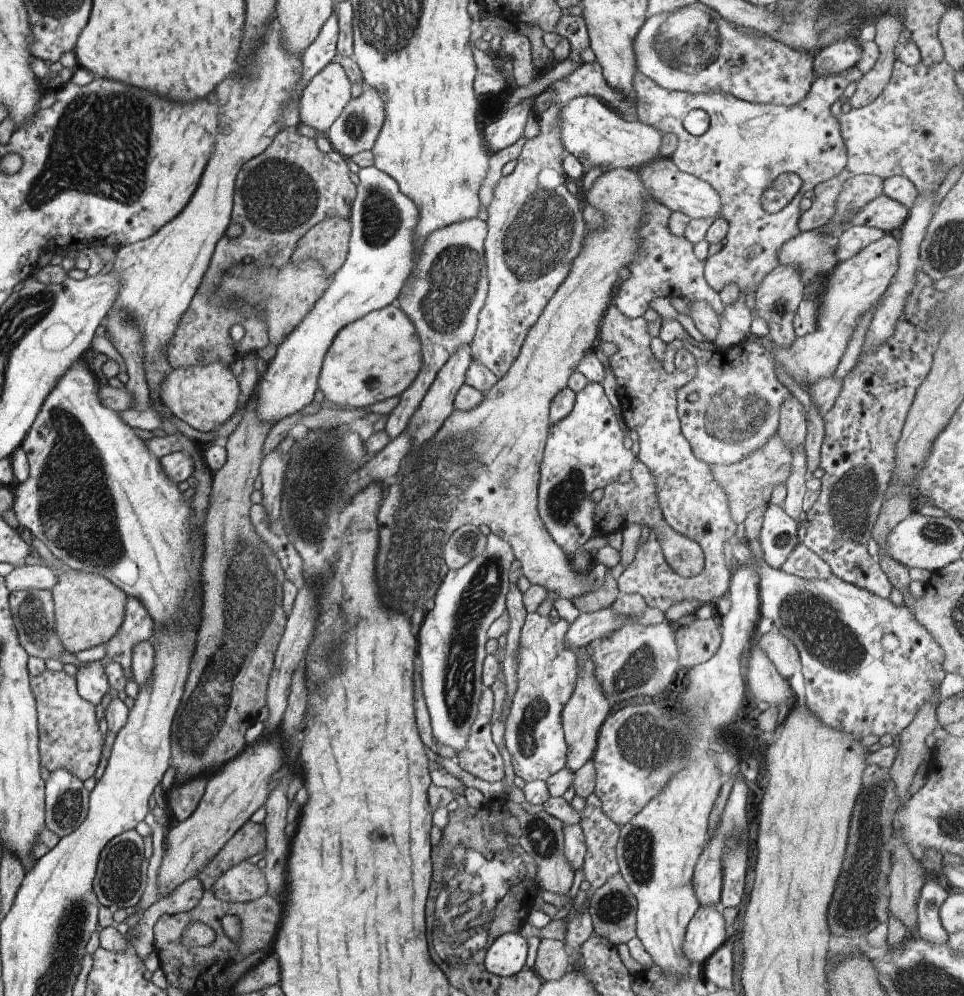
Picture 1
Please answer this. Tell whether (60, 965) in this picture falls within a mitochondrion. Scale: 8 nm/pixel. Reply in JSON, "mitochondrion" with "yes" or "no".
{"mitochondrion":"yes"}

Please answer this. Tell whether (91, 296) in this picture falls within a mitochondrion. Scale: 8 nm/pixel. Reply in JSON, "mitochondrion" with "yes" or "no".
{"mitochondrion":"no"}

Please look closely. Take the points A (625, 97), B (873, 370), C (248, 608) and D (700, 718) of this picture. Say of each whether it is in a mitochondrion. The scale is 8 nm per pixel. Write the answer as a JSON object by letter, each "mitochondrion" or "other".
{"A":"other","B":"mitochondrion","C":"mitochondrion","D":"mitochondrion"}

